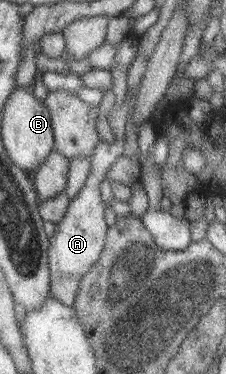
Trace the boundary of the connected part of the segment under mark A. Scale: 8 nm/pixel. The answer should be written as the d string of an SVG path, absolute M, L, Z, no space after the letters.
M136 54L135 59L129 67L126 68L126 96L124 104L107 114L107 123L113 132L114 141L111 143L99 142L94 146L91 154L89 175L85 178L83 186L77 191L77 194L71 200L60 218L59 222L54 225L52 236L48 239L47 249L47 270L49 270L49 292L52 297L58 300L60 304L71 308L79 287L79 279L91 268L91 265L99 258L102 251L105 236L108 230L107 223L103 219L105 205L99 195L99 183L106 179L111 165L122 156L123 140L125 140L124 124L126 114L129 110L129 95L135 95L135 91L140 84L140 79L147 67L146 56Z

